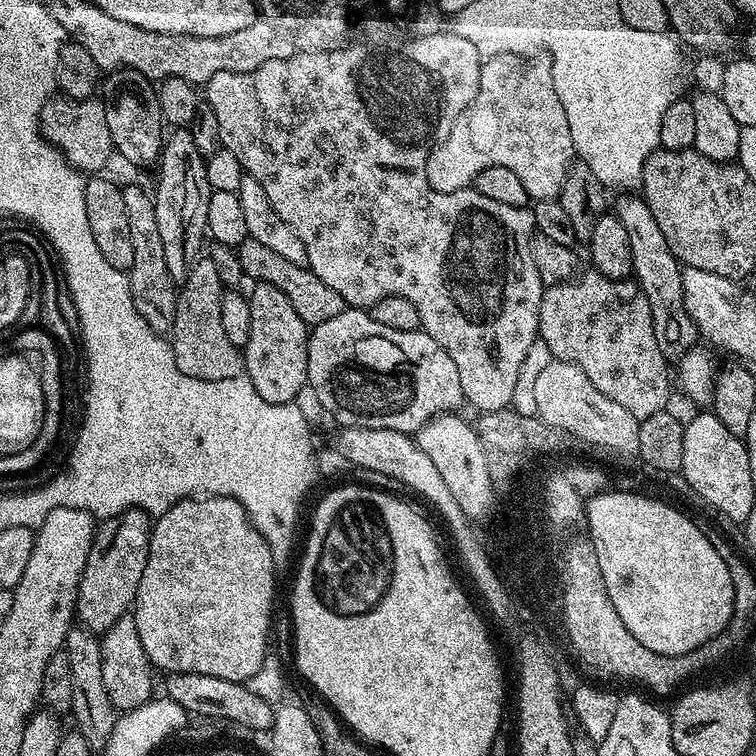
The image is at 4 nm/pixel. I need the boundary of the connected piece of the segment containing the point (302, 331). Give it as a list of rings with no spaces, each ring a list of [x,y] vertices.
[[[257,283],[250,292],[250,338],[244,344],[244,372],[258,394],[271,404],[291,404],[308,384],[309,325],[298,318],[290,298],[269,284]]]

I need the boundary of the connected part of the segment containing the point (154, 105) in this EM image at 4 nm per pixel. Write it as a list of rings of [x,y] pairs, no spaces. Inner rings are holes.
[[[121,68],[109,76],[112,77],[103,81],[102,92],[104,88],[106,126],[110,126],[115,155],[132,164],[155,165],[166,143],[166,124],[161,119],[159,98],[153,81],[132,68]]]

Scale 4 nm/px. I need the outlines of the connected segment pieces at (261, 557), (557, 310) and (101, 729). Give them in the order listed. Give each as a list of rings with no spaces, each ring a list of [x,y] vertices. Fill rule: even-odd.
[[[210,496],[203,498],[185,498],[176,501],[152,524],[152,537],[146,558],[146,570],[142,570],[142,582],[136,591],[134,615],[138,626],[138,638],[142,638],[142,646],[149,660],[157,669],[165,668],[165,673],[193,672],[214,678],[239,680],[244,682],[252,674],[258,672],[262,660],[270,652],[268,631],[272,628],[272,603],[276,600],[276,571],[278,565],[272,556],[268,540],[252,524],[248,511],[238,501],[229,496]]]
[[[588,270],[585,276],[577,275],[566,284],[545,287],[538,336],[546,342],[555,359],[578,365],[596,389],[606,394],[610,402],[618,402],[635,420],[645,420],[650,414],[658,414],[669,407],[670,364],[658,348],[650,305],[635,279],[611,280],[598,271]]]
[[[83,626],[69,627],[62,651],[70,658],[70,671],[74,698],[71,719],[76,719],[75,731],[80,732],[94,750],[103,750],[118,719],[110,694],[106,694],[106,682],[102,682],[101,637]]]

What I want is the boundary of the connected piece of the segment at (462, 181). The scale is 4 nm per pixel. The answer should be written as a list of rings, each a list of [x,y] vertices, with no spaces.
[[[507,52],[505,56],[494,56],[483,61],[480,70],[480,85],[478,86],[478,94],[474,98],[474,102],[470,102],[470,106],[461,114],[458,122],[454,122],[450,134],[437,144],[436,149],[433,150],[428,159],[428,177],[430,178],[430,186],[434,186],[434,190],[457,192],[475,182],[478,174],[482,174],[482,170],[486,170],[486,166],[506,166],[506,170],[514,170],[514,174],[518,174],[518,179],[522,181],[522,186],[526,186],[526,194],[533,201],[555,200],[559,197],[562,186],[568,177],[568,170],[574,163],[576,147],[572,145],[570,122],[566,118],[566,110],[562,110],[562,102],[558,98],[558,90],[554,90],[554,78],[552,77],[551,67],[545,61],[543,64],[540,60],[528,59],[532,58],[524,54]]]

